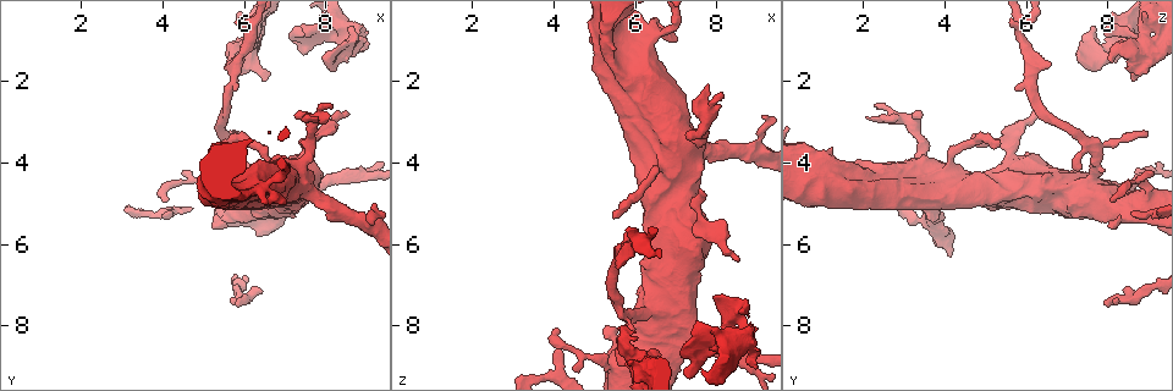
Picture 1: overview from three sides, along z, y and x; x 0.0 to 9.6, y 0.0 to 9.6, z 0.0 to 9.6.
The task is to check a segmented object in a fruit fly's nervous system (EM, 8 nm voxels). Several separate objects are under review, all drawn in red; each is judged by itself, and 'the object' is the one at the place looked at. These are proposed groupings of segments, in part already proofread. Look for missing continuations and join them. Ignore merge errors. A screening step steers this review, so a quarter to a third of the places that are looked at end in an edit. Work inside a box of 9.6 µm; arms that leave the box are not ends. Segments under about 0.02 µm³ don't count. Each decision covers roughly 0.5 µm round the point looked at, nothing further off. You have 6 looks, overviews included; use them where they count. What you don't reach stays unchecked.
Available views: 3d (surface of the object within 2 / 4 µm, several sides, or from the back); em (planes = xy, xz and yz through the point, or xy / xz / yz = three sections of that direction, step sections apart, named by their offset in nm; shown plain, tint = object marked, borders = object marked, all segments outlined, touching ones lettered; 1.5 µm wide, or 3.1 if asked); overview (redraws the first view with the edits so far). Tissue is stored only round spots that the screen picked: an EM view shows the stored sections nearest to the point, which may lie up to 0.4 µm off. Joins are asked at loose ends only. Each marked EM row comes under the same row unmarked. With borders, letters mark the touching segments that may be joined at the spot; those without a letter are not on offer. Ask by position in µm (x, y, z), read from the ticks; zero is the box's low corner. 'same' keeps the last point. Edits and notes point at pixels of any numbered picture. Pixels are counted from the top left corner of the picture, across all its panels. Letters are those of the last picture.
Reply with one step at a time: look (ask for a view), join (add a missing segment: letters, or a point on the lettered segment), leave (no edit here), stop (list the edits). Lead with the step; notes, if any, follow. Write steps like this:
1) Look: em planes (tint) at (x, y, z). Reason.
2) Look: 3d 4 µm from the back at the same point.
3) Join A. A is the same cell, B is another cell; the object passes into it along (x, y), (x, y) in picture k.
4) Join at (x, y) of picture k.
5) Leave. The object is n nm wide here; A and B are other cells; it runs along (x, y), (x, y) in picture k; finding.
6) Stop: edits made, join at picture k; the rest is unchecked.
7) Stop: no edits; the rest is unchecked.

Look: em planes (borders) at (8.65, 0.65, 7.70). Free end.

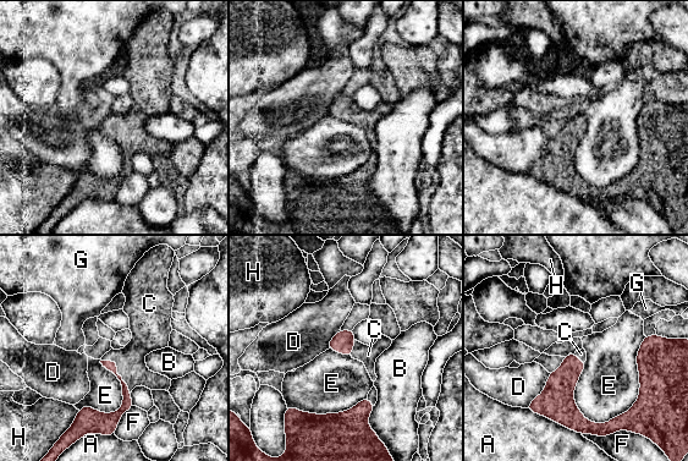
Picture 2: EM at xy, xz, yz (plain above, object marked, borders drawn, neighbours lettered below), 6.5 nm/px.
Join C. C is the same cell, A, B, D, E, F, G and H are other cells; the cell continues.

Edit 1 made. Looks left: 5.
Look: overview.

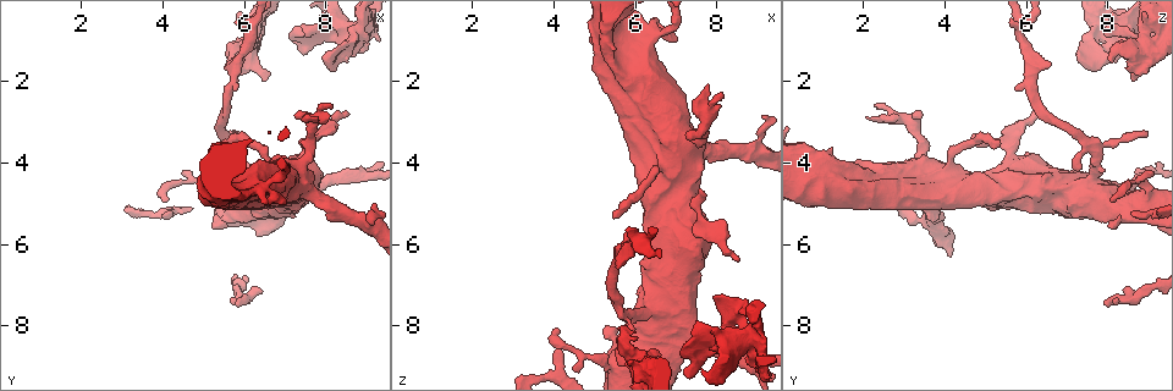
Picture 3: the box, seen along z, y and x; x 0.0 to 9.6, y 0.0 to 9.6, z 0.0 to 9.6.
Look: em yz step 4 (tint) at (6.05, 1.15, 8.25). Free end.

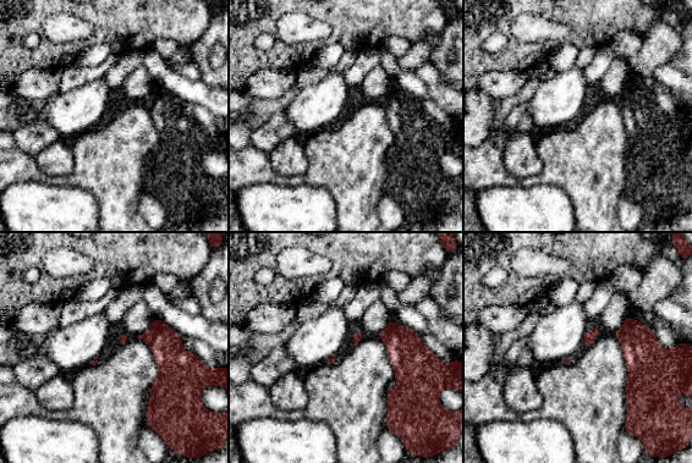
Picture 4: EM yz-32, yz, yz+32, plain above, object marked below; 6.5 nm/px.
Look: em planes (borders) at the same point.

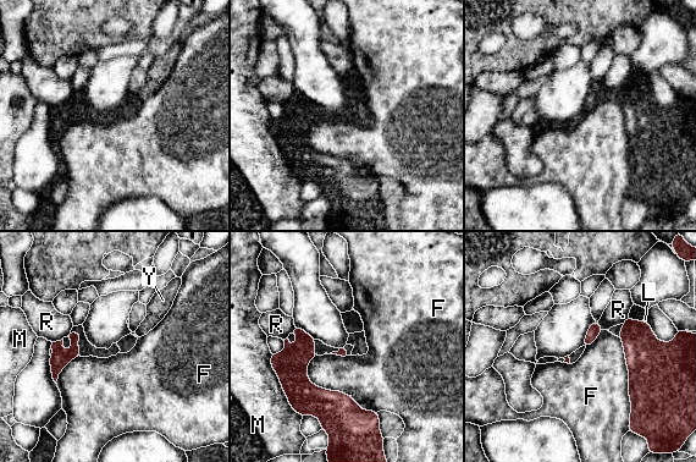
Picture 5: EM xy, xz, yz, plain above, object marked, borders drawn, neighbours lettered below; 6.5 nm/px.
Leave. F, L, M, R and Y are other cells; a border runs along (307, 362), (314, 384), (376, 412) in picture 5; no lettered segment goes on from it.

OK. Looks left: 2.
Stop: edits made, join at picture 2; the rest is unchecked.

